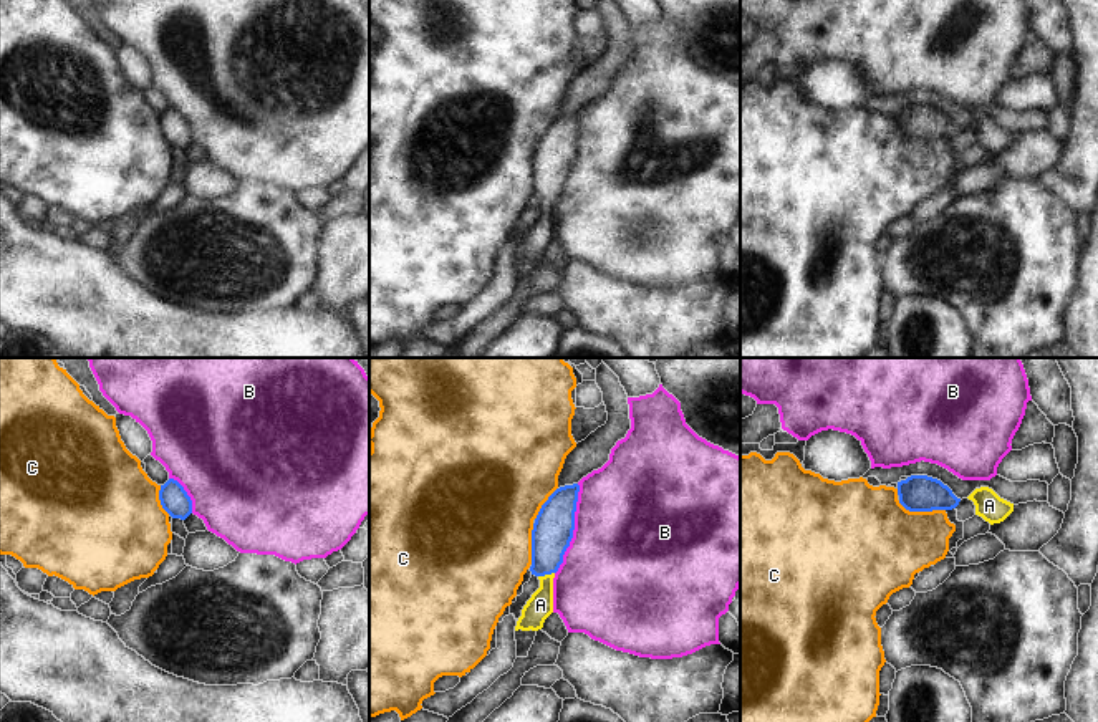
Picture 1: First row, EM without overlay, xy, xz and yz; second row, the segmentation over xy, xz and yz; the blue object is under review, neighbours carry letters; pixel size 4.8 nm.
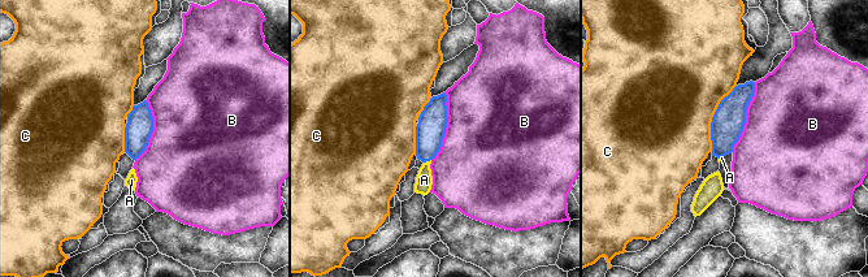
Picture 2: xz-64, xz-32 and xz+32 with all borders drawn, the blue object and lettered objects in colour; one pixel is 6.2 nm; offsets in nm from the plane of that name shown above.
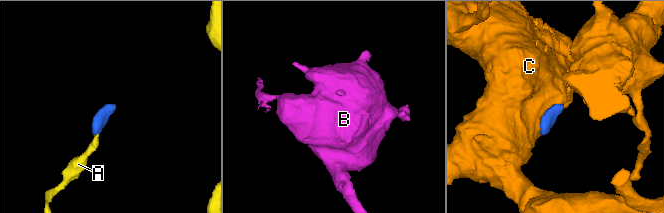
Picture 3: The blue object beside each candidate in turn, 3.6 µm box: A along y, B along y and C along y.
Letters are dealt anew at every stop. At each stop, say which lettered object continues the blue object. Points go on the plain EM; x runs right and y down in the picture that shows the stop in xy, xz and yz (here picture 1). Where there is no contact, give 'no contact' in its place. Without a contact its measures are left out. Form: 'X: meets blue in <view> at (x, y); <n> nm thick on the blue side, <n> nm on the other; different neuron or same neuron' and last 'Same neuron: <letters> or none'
A: meets blue in xz at (545, 202); 190 nm thick on the blue side, 120 nm on the other; same neuron
B: meets blue in xz at (573, 158); 190 nm thick on the blue side, 500 nm on the other; different neuron
C: meets blue in yz at (921, 139); 180 nm thick on the blue side, 420 nm on the other; different neuron
Same neuron: A

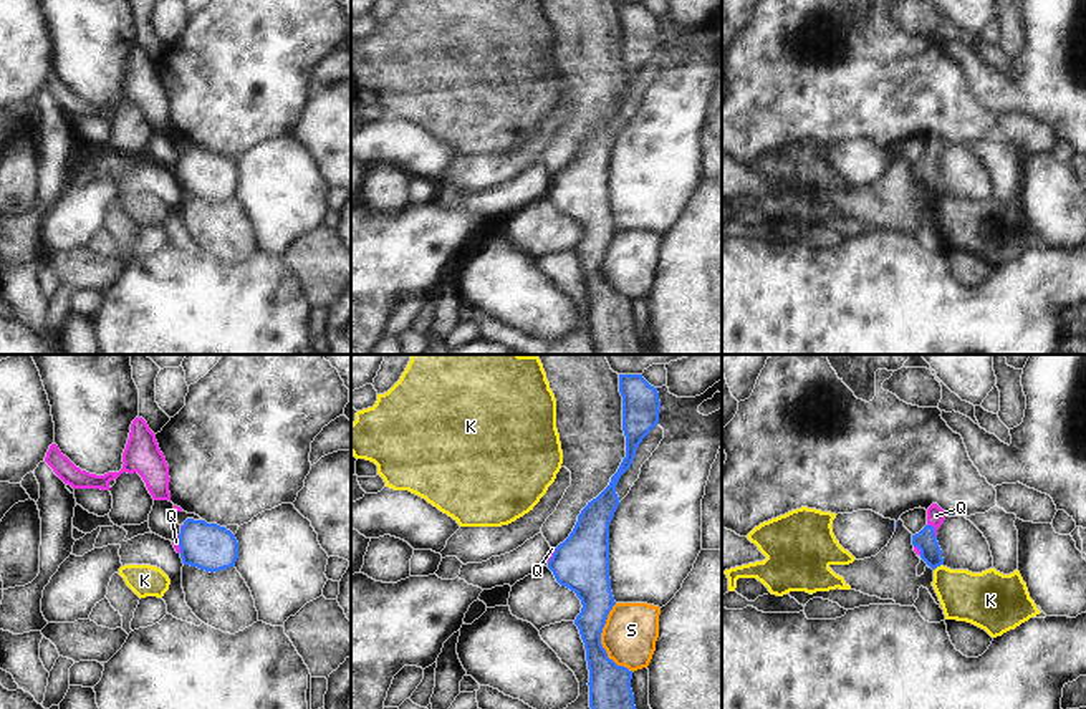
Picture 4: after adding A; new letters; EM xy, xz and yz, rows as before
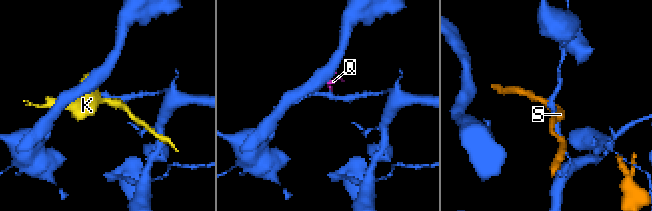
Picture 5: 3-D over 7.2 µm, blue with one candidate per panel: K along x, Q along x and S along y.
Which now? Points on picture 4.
K: meets blue in yz at (937, 194); 110 nm thick on the blue side, 240 nm on the other; different neuron
Q: meets blue in yz at (934, 159); 110 nm thick on the blue side, 90 nm on the other; same neuron
S: meets blue in xz at (600, 272); 200 nm thick on the blue side, 260 nm on the other; different neuron
Same neuron: Q

